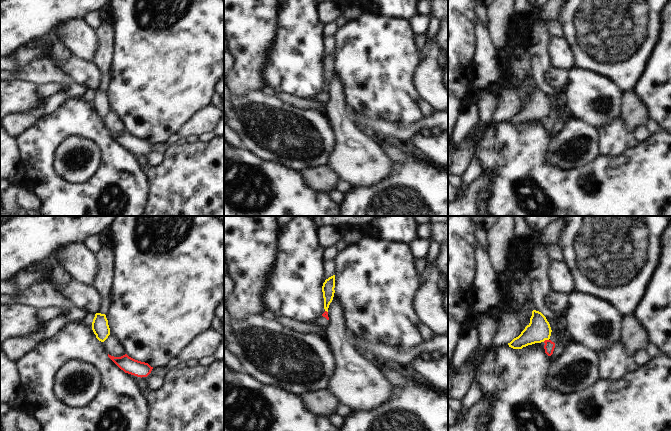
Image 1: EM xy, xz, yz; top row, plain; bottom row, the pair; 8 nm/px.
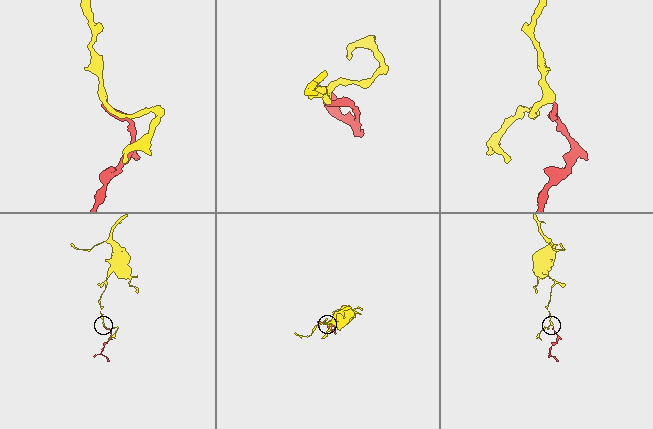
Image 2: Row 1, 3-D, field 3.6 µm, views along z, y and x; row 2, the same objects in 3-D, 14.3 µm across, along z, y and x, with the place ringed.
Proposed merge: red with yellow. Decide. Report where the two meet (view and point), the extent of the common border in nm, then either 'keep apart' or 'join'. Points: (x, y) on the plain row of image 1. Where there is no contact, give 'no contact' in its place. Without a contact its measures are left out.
yz (545, 116) | 50 nm | keep apart

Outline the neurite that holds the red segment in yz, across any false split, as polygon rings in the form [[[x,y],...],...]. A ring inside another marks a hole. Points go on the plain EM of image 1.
[[[552,107],[551,112],[549,116],[545,116],[544,119],[544,125],[545,129],[548,132],[551,132],[553,130],[554,124],[555,124],[555,119],[557,118],[557,114],[560,110],[560,107]]]

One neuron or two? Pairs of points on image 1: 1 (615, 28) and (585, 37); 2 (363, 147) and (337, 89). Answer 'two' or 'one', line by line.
1: one
2: one

